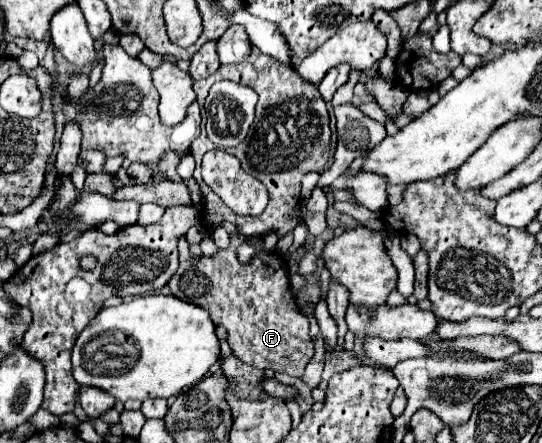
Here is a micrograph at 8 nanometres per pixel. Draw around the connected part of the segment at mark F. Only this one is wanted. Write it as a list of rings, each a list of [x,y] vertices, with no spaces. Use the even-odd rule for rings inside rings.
[[[232,234],[230,246],[218,250],[214,256],[194,256],[186,240],[178,242],[178,252],[180,266],[168,282],[170,292],[180,300],[206,308],[210,318],[228,330],[228,344],[242,362],[260,370],[272,368],[274,372],[300,378],[314,354],[314,344],[310,338],[310,322],[294,302],[296,298],[290,288],[284,256],[276,250],[266,252],[264,238],[246,238],[240,234]],[[244,242],[256,246],[256,254],[250,262],[240,262],[236,254]]]

